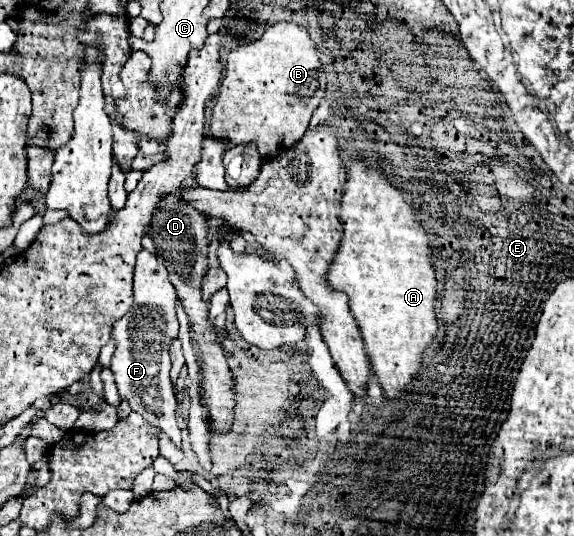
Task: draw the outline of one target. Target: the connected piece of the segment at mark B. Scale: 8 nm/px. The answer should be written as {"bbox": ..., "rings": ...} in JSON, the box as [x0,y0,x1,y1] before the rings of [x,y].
{"bbox":[209,21,327,159],"rings":[[[277,21],[261,39],[241,45],[227,55],[227,71],[209,129],[211,133],[225,131],[227,139],[219,139],[219,143],[227,143],[229,149],[257,141],[259,155],[275,159],[275,155],[281,155],[281,151],[287,151],[303,137],[325,89],[327,75],[307,27],[293,21]]]}

